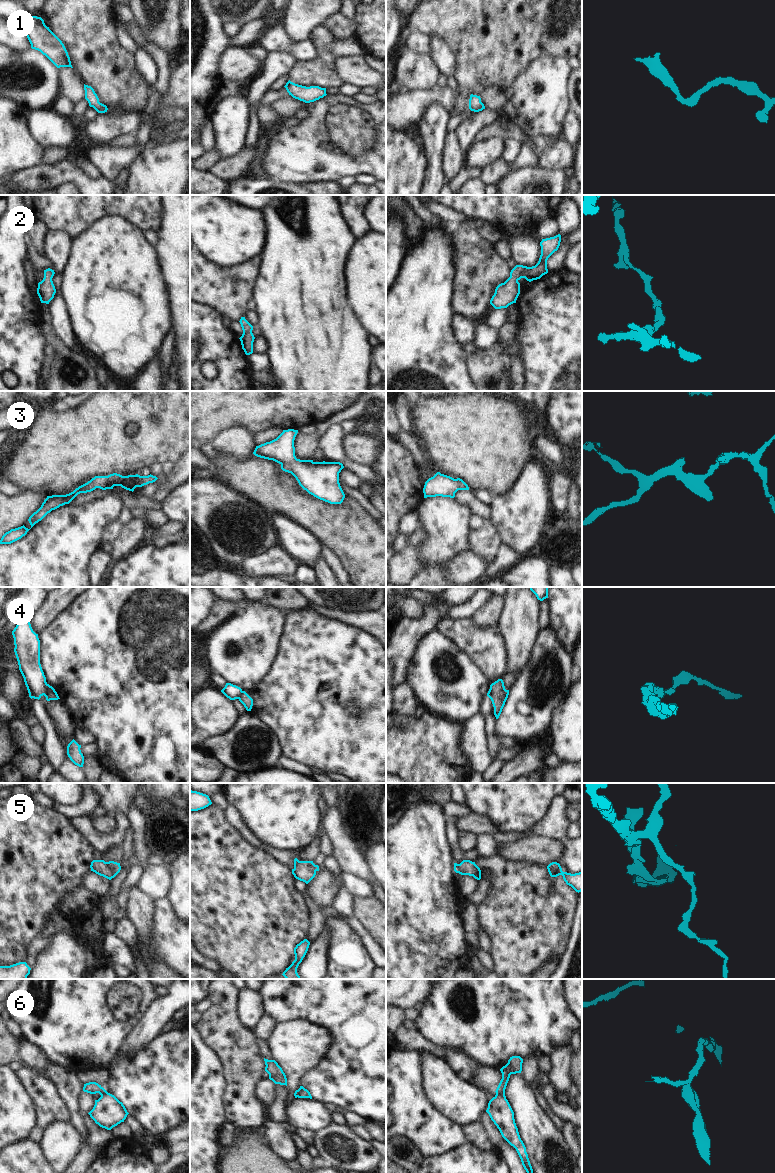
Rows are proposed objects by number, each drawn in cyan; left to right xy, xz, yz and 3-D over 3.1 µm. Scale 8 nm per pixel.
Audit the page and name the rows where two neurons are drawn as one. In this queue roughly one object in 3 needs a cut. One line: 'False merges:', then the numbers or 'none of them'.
False merges: 4, 6

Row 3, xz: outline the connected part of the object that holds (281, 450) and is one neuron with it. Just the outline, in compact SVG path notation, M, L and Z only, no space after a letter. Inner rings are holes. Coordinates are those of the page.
M294 429L283 430L276 439L256 446L253 454L279 463L283 471L291 473L299 485L314 497L330 504L341 504L345 498L339 483L343 464L297 459L294 447L297 433L298 430Z

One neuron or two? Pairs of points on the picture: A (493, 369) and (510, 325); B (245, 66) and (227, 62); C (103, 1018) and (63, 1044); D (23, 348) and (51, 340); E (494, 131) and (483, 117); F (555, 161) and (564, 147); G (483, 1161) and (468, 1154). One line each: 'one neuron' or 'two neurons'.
A: one neuron
B: one neuron
C: one neuron
D: two neurons
E: two neurons
F: one neuron
G: one neuron

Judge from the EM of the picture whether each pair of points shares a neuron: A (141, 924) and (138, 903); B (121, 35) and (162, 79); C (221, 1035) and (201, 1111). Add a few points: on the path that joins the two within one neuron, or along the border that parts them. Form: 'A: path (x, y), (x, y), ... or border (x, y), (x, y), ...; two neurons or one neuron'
A: path (141, 919), (140, 908); one neuron
B: border (124, 26), (129, 36), (138, 46); two neurons
C: border (201, 1034), (219, 1055), (225, 1074); two neurons

